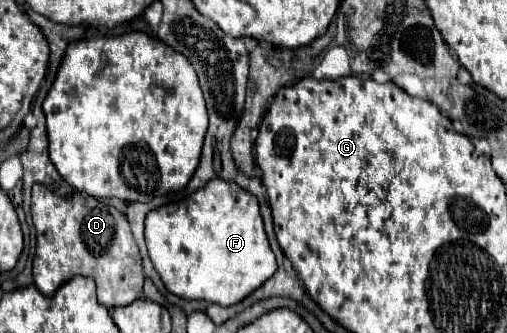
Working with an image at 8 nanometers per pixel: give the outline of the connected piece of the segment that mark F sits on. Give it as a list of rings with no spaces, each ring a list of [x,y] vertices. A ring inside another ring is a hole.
[[[208,180],[206,186],[198,188],[194,194],[190,194],[186,200],[180,200],[180,202],[170,202],[170,204],[164,204],[156,210],[150,210],[146,214],[146,246],[148,246],[148,254],[150,254],[150,260],[156,268],[156,272],[160,274],[166,290],[170,290],[172,294],[180,296],[180,298],[186,298],[186,300],[208,300],[208,302],[216,302],[220,306],[232,306],[240,300],[244,300],[252,290],[256,290],[258,286],[262,286],[274,272],[276,272],[276,258],[270,250],[270,244],[268,244],[268,238],[266,238],[266,232],[264,232],[264,224],[262,224],[262,216],[260,216],[260,210],[258,210],[258,200],[256,196],[252,196],[250,192],[246,192],[244,188],[240,188],[238,184],[232,184],[232,182],[226,182],[226,180]]]

